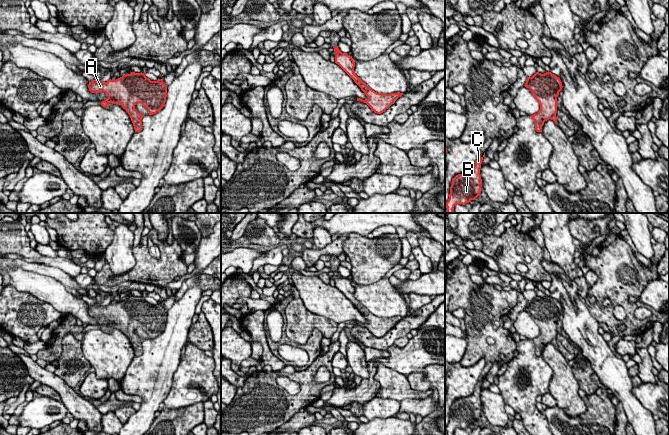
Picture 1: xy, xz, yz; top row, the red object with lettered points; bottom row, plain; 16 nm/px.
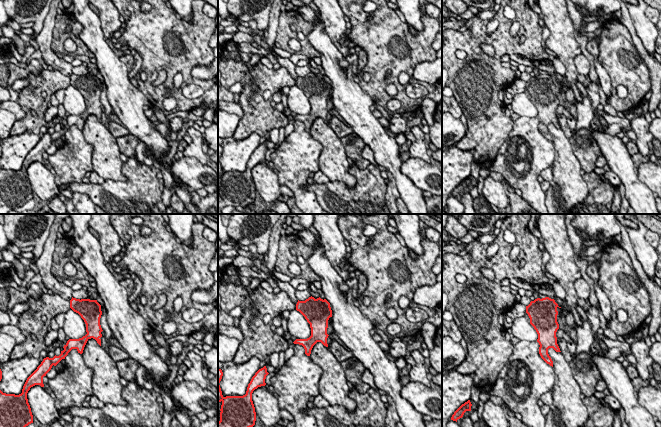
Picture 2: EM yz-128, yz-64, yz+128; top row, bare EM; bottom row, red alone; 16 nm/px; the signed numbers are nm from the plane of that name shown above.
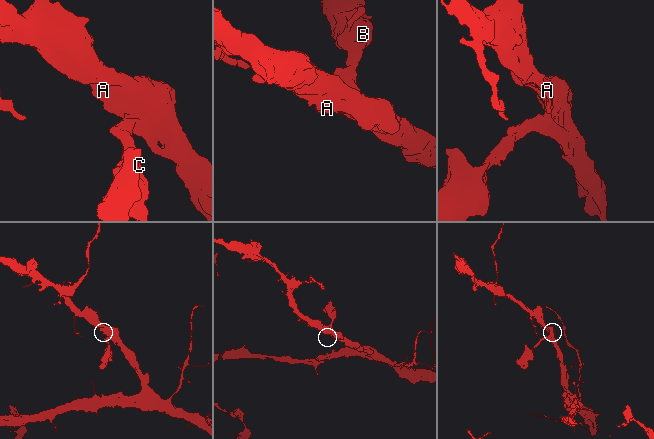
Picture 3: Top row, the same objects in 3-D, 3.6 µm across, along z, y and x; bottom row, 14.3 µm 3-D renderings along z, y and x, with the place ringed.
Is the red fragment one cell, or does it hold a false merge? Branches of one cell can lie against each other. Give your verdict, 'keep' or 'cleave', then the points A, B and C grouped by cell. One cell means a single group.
keep; A B C

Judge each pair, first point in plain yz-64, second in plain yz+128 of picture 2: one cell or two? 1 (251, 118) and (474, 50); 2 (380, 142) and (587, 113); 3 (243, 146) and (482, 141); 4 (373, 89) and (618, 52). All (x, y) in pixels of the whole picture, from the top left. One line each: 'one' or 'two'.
1: one
2: two
3: two
4: one

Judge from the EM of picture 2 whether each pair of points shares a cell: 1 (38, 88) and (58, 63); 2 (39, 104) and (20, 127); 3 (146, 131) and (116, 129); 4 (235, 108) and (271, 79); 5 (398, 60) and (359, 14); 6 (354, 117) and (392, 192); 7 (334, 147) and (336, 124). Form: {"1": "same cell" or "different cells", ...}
{"1": "different cells", "2": "same cell", "3": "different cells", "4": "different cells", "5": "same cell", "6": "different cells", "7": "different cells"}

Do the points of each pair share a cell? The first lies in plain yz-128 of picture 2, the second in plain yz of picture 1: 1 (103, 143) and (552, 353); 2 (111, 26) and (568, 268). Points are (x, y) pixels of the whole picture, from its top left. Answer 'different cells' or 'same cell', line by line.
1: same cell
2: same cell

